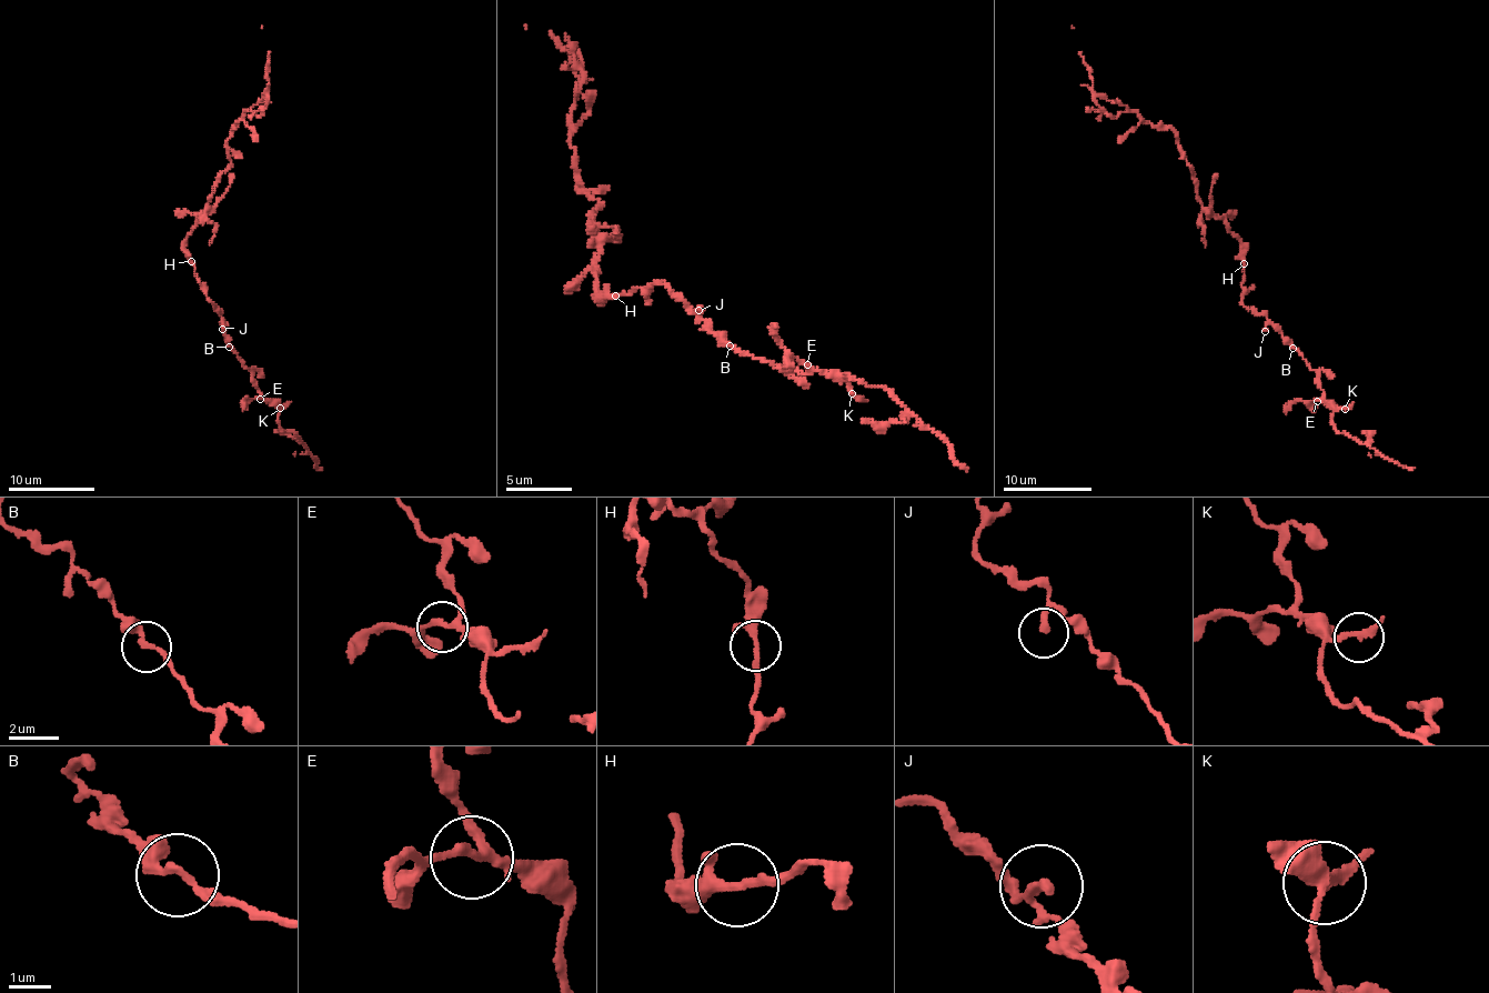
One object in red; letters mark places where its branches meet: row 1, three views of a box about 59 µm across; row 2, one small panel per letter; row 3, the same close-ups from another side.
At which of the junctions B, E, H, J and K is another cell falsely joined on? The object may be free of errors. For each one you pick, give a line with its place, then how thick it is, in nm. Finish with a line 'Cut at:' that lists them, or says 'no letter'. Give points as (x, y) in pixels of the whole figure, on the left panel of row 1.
Cut at: no letter

